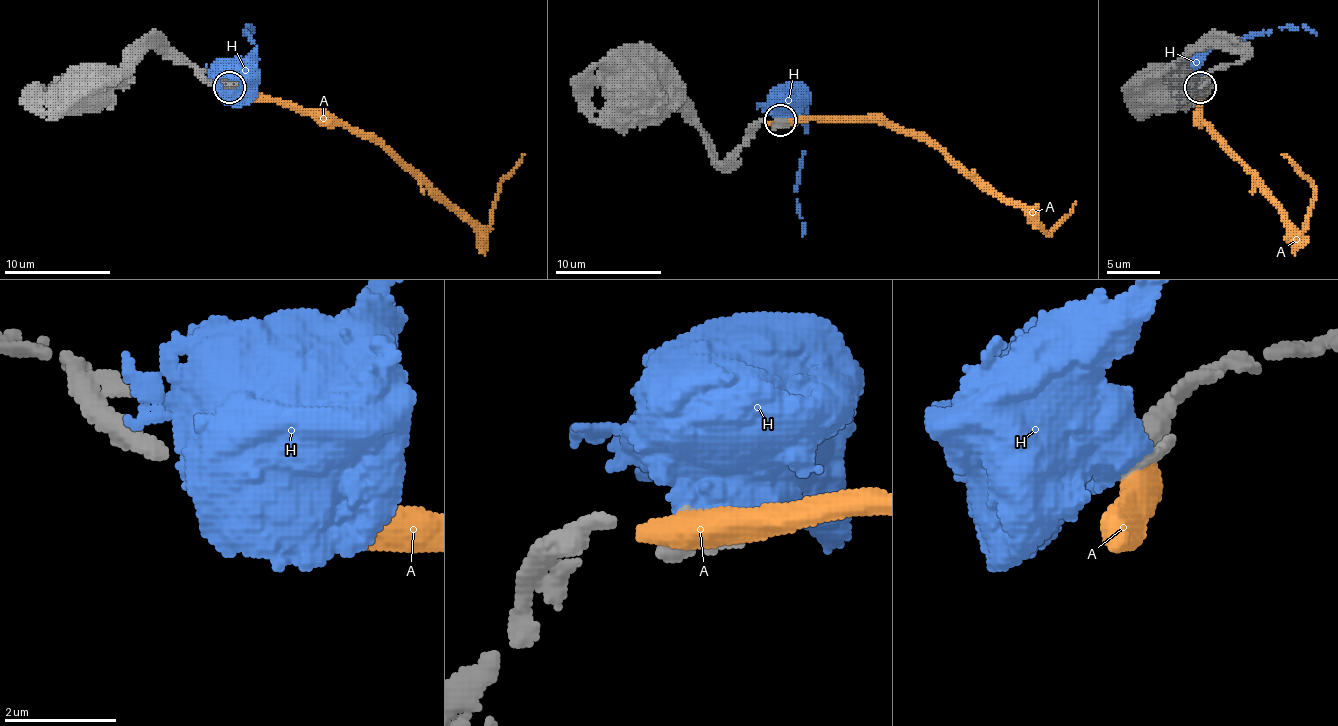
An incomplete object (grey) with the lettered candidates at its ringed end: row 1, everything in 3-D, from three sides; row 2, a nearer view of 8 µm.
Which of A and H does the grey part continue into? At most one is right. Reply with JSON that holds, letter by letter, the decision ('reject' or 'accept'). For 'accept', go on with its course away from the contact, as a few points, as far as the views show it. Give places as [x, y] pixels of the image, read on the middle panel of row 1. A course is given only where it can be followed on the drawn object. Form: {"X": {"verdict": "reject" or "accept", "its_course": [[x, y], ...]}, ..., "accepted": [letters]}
{"A": {"verdict": "reject"}, "H": {"verdict": "reject"}, "accepted": []}

